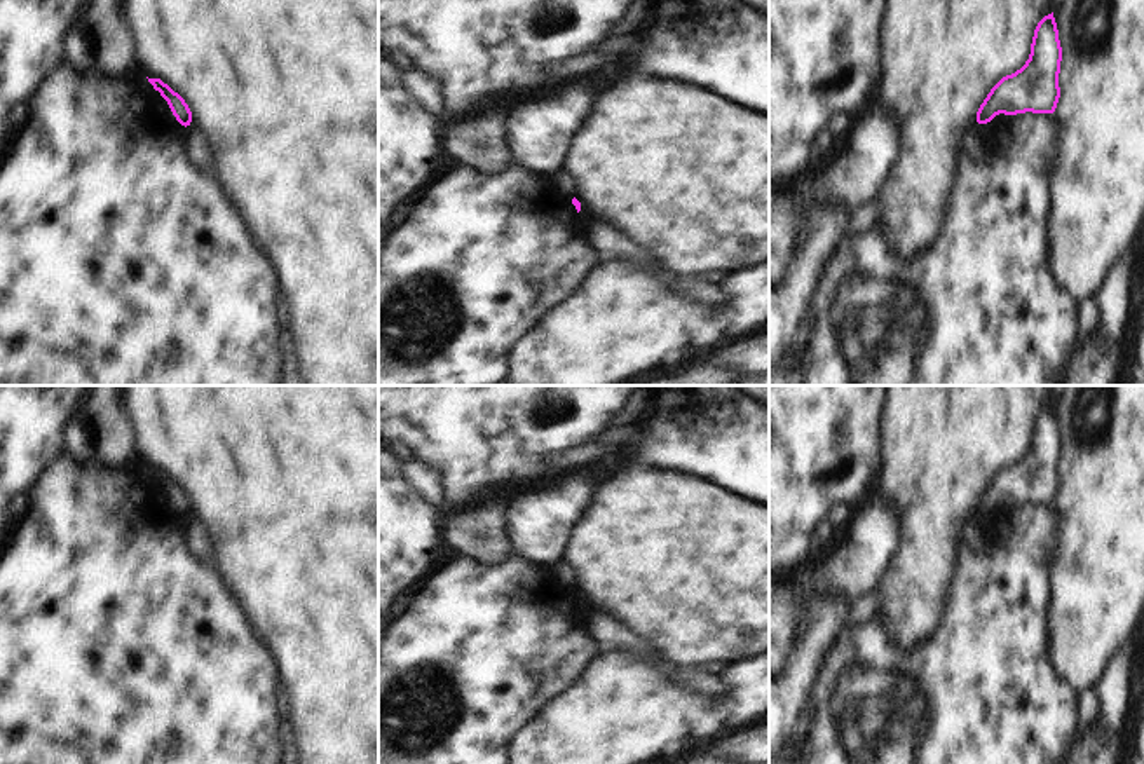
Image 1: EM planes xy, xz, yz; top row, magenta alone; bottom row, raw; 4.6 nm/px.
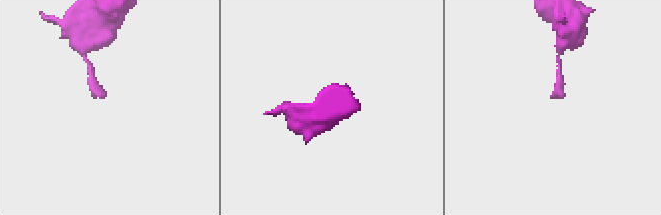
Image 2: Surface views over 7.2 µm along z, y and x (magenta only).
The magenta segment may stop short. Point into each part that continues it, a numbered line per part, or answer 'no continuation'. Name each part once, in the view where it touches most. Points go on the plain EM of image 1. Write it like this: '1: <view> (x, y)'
no continuation

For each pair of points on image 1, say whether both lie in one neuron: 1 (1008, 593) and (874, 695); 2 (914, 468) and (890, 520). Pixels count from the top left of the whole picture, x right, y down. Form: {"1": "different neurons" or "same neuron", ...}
{"1": "same neuron", "2": "different neurons"}

